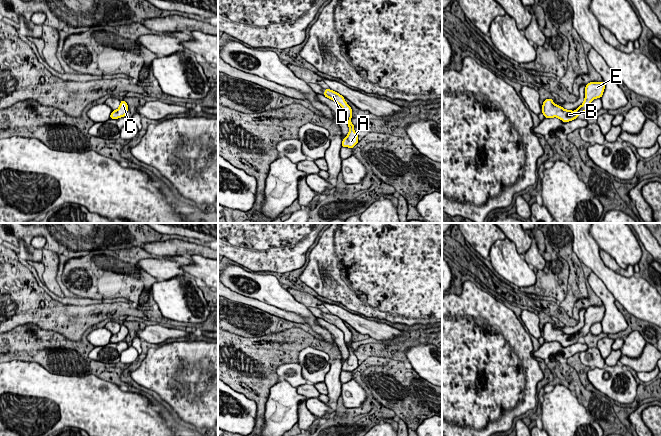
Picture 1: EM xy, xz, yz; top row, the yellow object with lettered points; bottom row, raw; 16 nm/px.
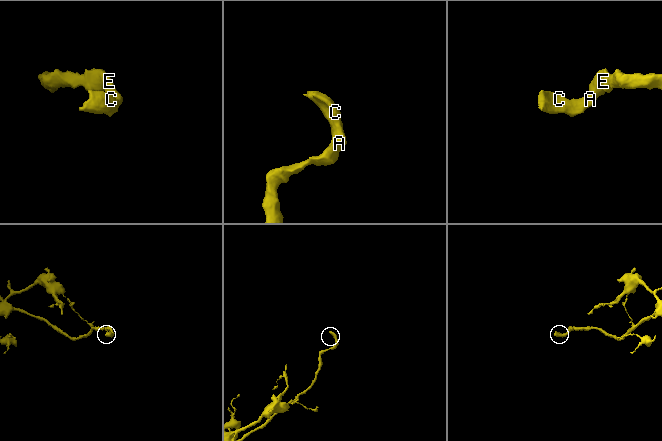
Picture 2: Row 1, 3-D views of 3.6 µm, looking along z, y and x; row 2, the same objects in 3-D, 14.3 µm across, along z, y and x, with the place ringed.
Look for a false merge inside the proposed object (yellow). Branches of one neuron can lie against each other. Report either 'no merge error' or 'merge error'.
no merge error

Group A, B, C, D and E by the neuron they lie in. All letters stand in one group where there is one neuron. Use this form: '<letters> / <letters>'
A B C D E

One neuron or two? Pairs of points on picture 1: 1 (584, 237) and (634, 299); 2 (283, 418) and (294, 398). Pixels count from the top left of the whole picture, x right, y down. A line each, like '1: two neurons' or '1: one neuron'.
1: one neuron
2: one neuron

